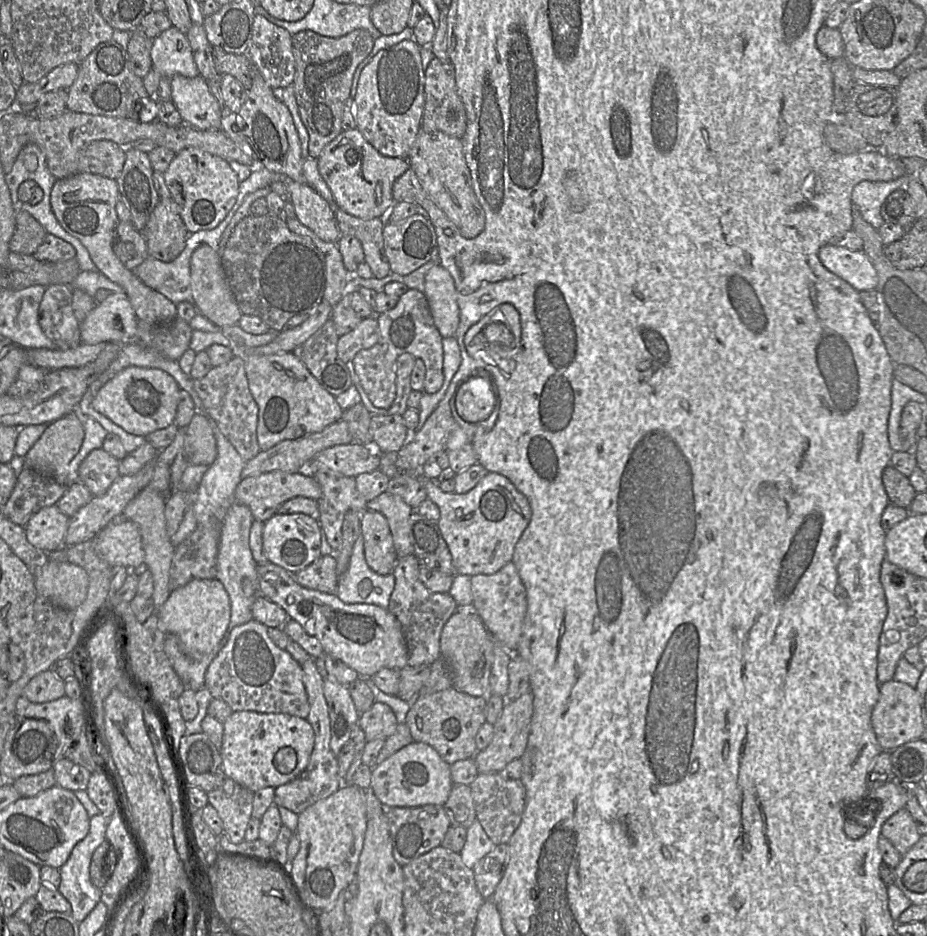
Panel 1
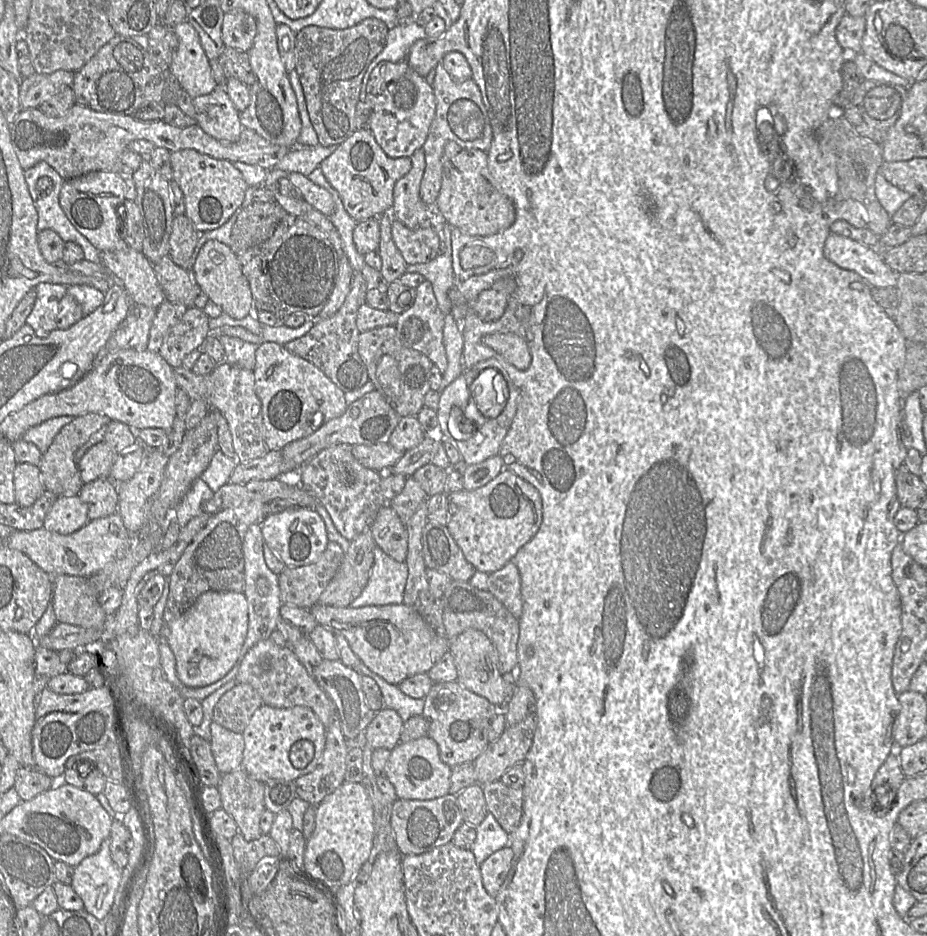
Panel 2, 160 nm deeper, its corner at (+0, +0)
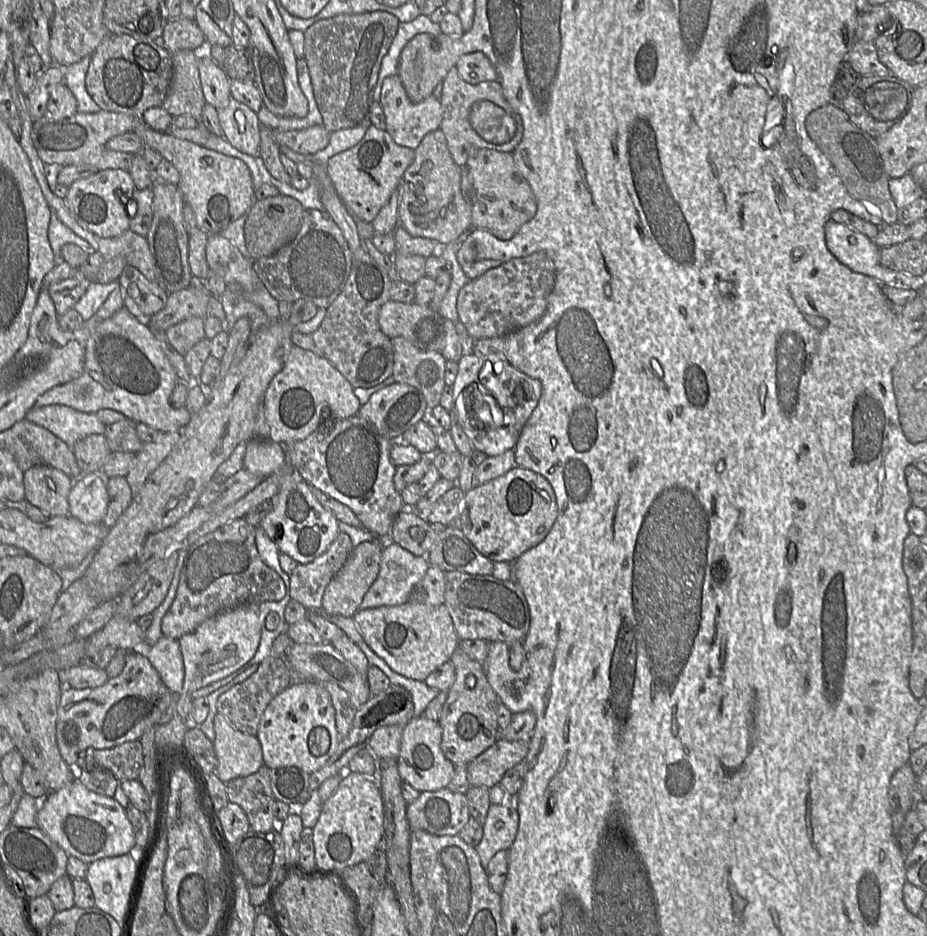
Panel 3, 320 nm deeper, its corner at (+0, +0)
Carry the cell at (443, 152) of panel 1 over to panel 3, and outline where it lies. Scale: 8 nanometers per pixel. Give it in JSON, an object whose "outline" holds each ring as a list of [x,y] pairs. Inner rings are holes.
{"outline":[[[469,149],[461,172],[461,192],[471,210],[471,228],[483,229],[500,240],[511,239],[537,211],[531,187],[517,170],[511,152]]]}

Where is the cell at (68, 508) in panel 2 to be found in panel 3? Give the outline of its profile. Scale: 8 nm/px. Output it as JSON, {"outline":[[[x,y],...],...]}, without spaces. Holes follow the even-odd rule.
{"outline":[[[93,472],[74,479],[68,502],[69,516],[83,523],[102,523],[109,504],[105,476]]]}

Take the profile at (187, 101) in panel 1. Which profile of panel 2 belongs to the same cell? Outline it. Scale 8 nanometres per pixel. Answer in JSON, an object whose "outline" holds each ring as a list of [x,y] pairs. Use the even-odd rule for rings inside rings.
{"outline":[[[223,87],[193,98],[193,104],[195,122],[204,132],[221,142],[235,142],[239,139],[244,129],[240,112]]]}

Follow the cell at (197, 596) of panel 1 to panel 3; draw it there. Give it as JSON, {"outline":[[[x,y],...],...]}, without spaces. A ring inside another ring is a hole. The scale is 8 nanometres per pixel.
{"outline":[[[248,604],[220,613],[178,639],[184,664],[184,686],[196,691],[221,680],[247,664],[255,655],[261,638],[259,606]]]}

